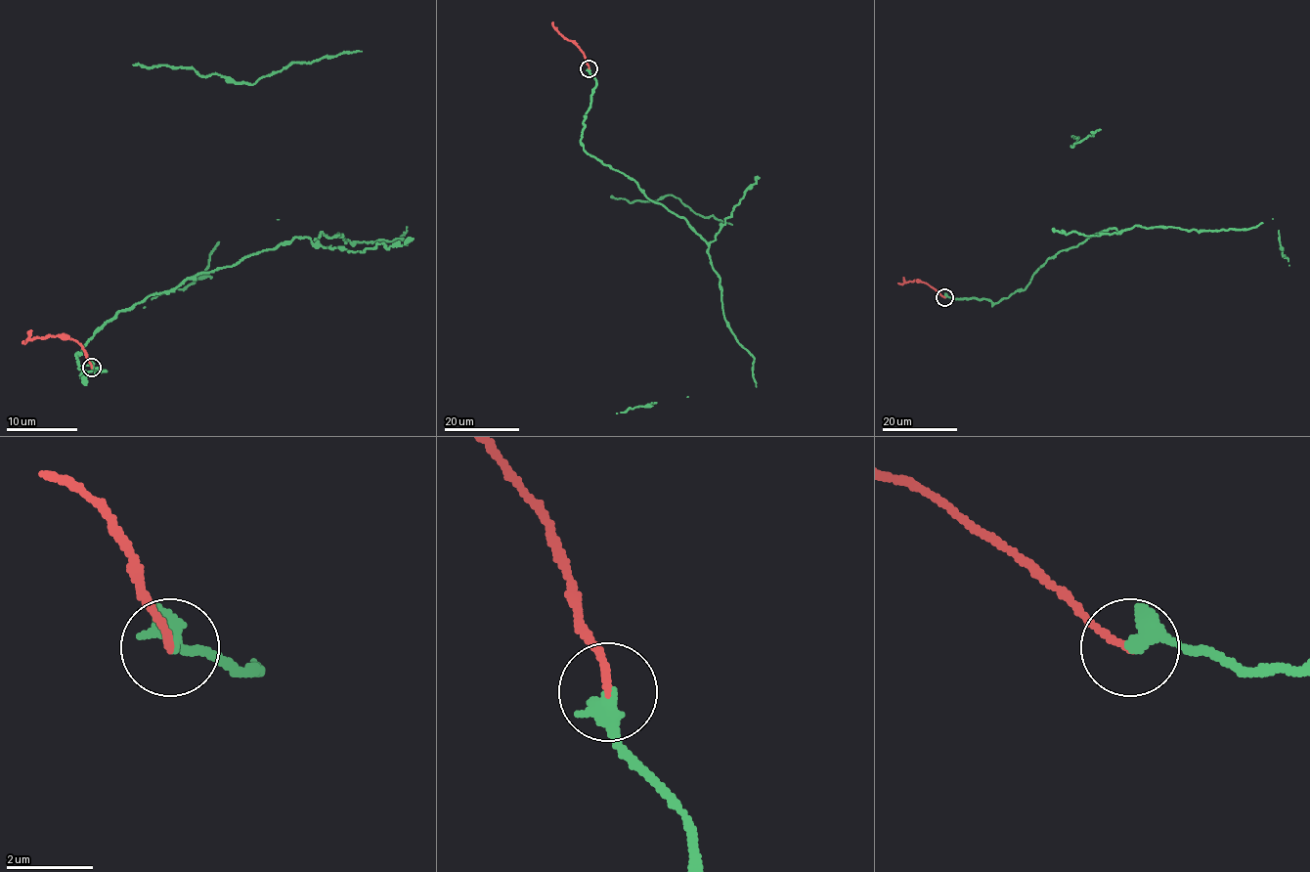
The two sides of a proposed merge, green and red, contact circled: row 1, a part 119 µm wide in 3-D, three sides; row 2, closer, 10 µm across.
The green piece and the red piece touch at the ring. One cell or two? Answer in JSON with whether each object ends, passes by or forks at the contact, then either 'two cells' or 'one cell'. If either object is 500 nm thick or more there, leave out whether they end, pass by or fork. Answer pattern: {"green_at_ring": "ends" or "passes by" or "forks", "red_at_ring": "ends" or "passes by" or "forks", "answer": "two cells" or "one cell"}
{"answer": "one cell"}

